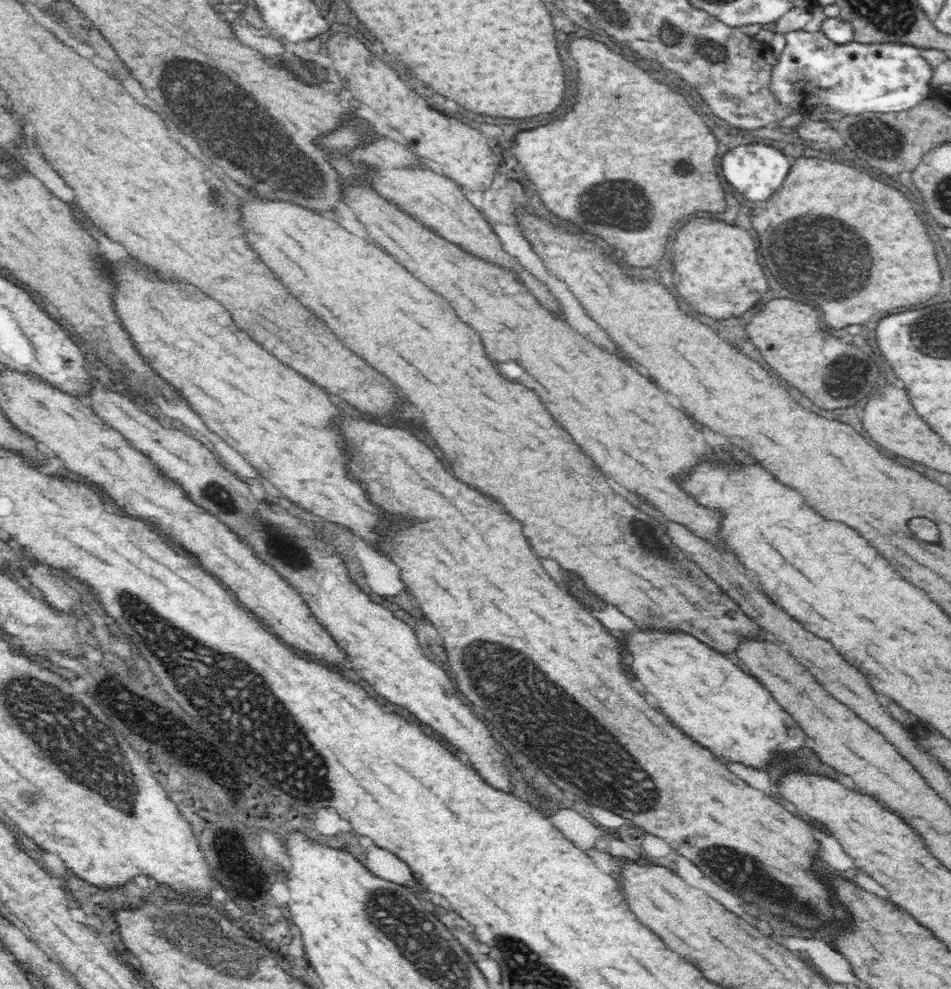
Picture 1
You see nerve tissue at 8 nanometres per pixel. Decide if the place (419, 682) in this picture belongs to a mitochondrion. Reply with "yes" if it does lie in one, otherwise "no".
no

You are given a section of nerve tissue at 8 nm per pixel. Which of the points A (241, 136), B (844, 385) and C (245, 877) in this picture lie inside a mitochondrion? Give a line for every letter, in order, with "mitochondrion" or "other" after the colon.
A: mitochondrion
B: other
C: mitochondrion

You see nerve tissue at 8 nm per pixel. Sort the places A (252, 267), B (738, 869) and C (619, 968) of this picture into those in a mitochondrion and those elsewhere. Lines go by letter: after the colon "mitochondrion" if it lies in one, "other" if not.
A: other
B: mitochondrion
C: other

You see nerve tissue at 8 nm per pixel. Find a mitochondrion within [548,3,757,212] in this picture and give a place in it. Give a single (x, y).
(674, 35)

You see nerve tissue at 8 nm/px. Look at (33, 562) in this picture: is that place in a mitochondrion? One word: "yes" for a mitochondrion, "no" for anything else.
no

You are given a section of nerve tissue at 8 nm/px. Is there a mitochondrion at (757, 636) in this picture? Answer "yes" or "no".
no

